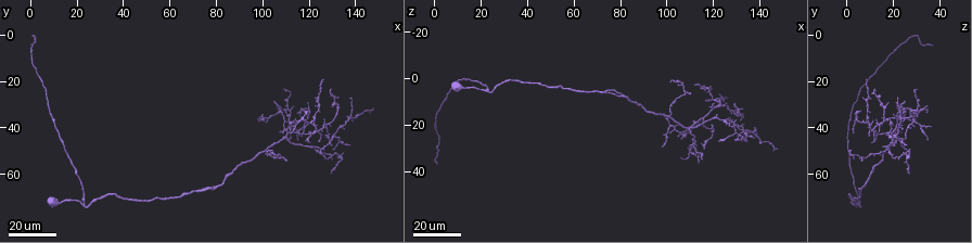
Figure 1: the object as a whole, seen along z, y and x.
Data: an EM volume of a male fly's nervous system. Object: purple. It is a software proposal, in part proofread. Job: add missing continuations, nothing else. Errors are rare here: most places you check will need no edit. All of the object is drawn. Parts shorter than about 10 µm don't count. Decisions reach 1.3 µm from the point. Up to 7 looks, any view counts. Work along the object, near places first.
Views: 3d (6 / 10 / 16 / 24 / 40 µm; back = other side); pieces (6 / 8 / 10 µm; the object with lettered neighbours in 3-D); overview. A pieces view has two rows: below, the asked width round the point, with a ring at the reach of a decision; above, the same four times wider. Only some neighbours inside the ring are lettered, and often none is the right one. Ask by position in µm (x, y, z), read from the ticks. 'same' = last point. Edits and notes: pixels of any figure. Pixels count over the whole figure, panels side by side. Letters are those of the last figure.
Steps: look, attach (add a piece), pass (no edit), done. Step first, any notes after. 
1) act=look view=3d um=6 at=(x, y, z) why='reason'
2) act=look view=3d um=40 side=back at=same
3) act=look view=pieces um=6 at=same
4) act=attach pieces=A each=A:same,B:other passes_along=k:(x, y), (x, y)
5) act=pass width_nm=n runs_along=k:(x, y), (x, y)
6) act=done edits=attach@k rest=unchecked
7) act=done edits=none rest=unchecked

act=look view=3d um=40 at=(110, 54, 7) why='branch stops here'

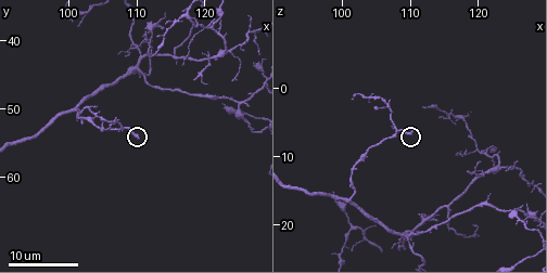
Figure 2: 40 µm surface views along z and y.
act=look view=pieces um=8 at=(110.0, 54.5, 6.0)

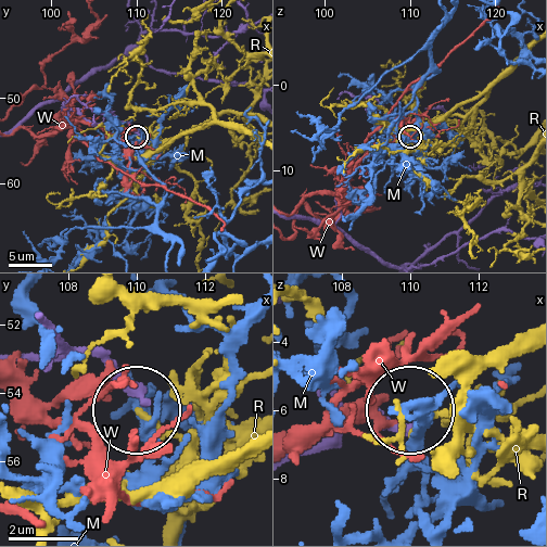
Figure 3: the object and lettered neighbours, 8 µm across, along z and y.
act=pass width_nm=260 each=M:other,R:other,W:other runs_along=3:(21, 354), (91, 357), (140, 404) found='none of them fits'

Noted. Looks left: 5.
act=look view=3d um=24 at=(104, 29, 25) why='free end'

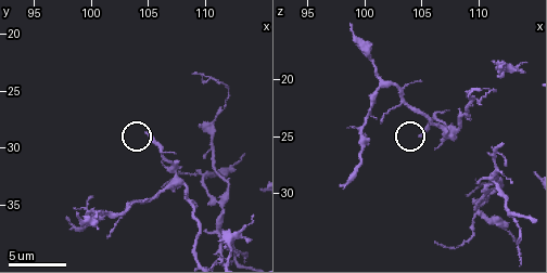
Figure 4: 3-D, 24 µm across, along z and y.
act=look view=pieces um=8 at=(105.0, 28.6, 24.8)

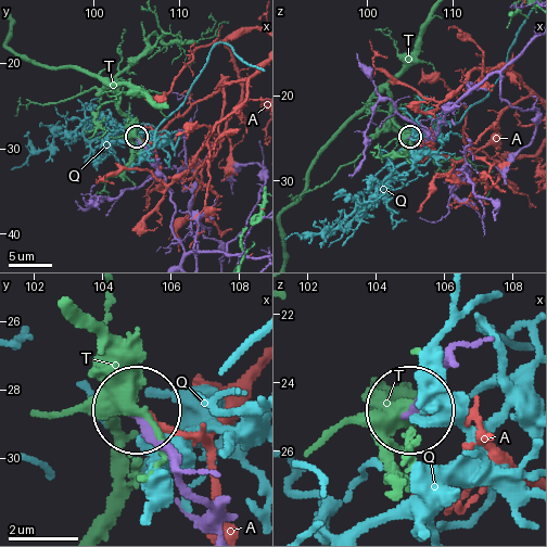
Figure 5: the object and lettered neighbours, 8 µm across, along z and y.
act=pass each=A:other,Q:other,T:other runs_along=5:(218, 522), (142, 410) found='none of them fits'

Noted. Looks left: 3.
act=look view=3d um=40 at=(129, 60, 26) why='end of a long branch'

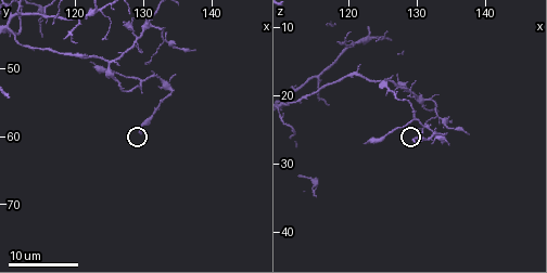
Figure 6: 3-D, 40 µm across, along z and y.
act=look view=pieces um=8 at=(129.5, 59.5, 26.5)

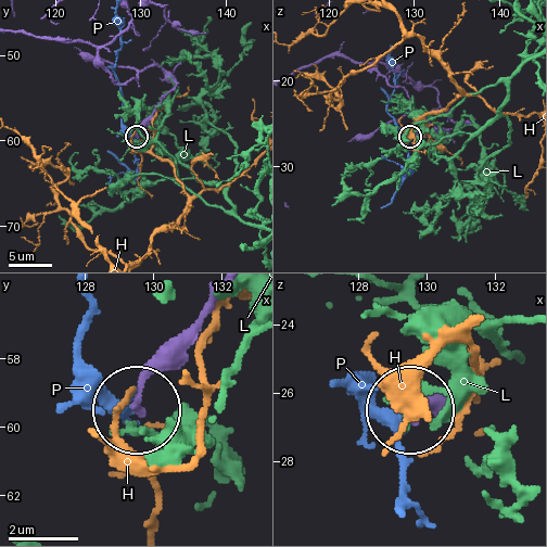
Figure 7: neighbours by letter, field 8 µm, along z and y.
act=pass width_nm=190 each=H:other,L:other,P:other found='no lettered piece goes on from it'

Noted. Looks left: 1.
act=done edits=none rest=unchecked

